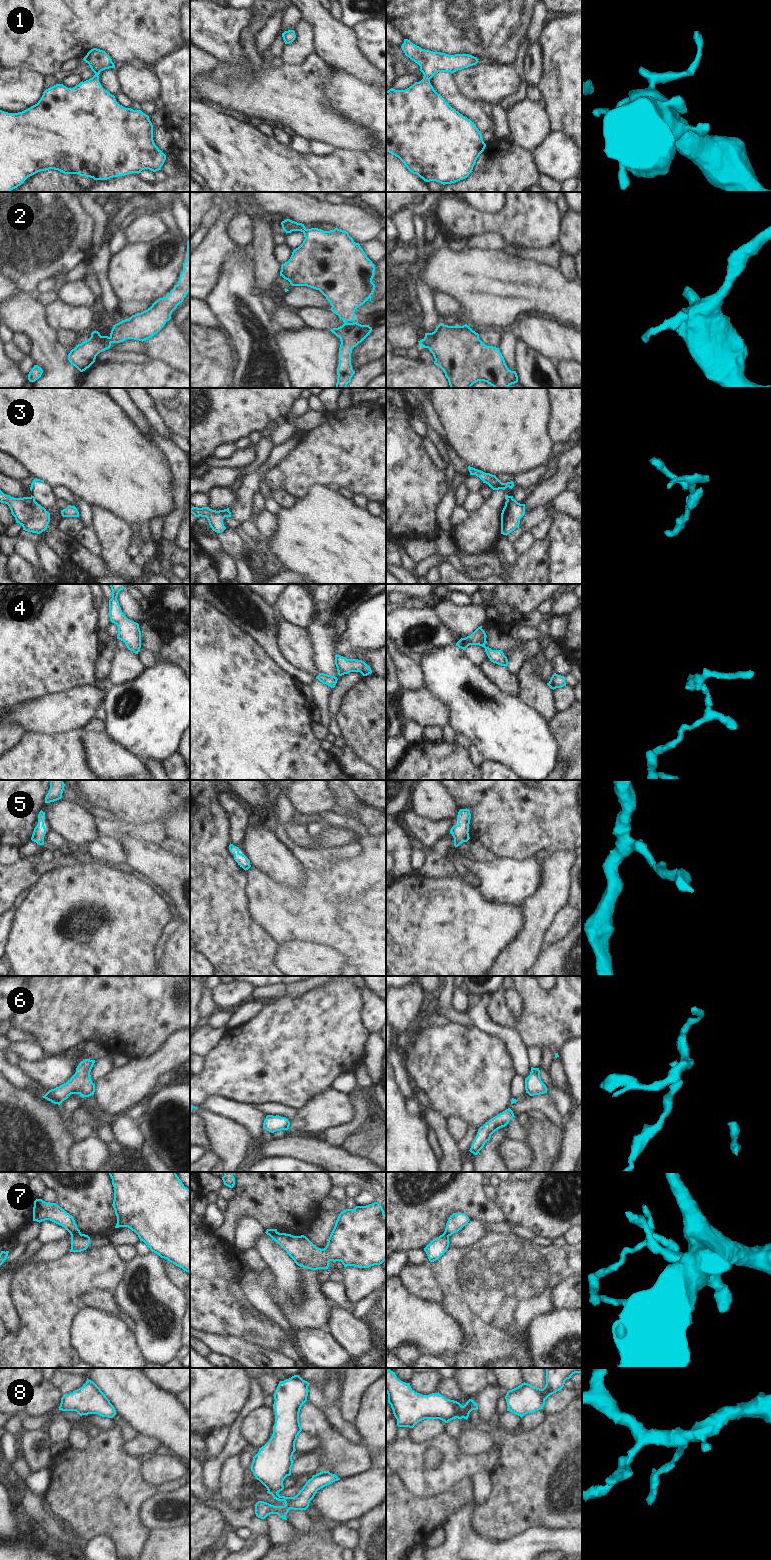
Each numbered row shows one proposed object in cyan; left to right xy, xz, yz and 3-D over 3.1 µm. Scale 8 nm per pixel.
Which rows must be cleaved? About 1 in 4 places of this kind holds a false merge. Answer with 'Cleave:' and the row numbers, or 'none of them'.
Cleave: 2, 3, 7

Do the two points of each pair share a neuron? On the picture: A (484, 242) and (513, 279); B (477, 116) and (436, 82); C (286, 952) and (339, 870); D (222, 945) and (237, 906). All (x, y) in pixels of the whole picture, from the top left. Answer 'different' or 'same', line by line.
A: different
B: same
C: different
D: same

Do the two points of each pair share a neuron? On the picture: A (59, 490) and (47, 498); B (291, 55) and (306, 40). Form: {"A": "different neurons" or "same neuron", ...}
{"A": "different neurons", "B": "same neuron"}

